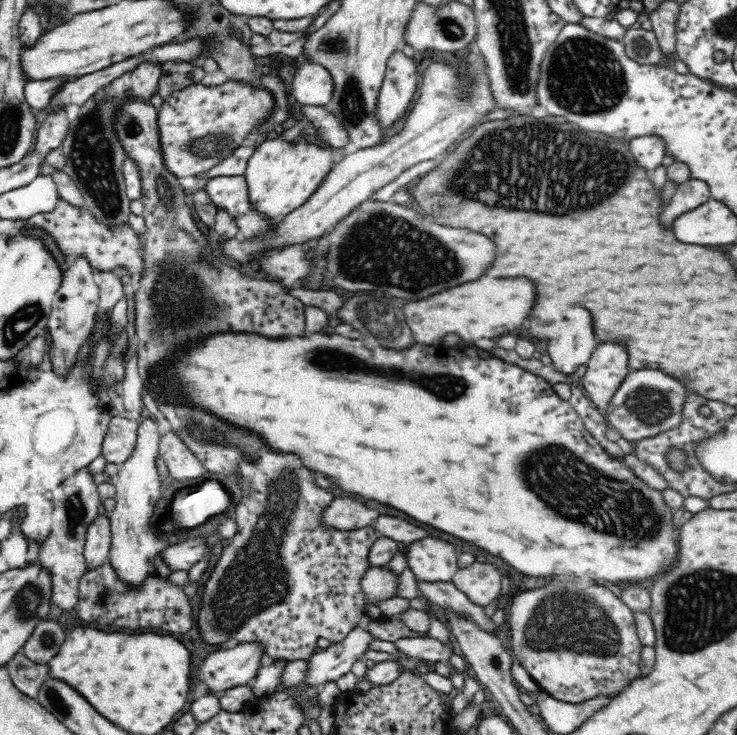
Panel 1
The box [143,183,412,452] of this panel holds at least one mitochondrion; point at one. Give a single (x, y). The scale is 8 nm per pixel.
(180, 300)

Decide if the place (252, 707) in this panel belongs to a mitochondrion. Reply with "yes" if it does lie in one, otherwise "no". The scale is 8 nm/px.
no

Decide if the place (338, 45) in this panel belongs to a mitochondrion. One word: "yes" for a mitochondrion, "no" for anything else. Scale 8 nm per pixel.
yes

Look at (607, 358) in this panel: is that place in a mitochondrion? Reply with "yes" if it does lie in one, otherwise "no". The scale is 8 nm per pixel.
no

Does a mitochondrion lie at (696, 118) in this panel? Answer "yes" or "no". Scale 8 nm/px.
no

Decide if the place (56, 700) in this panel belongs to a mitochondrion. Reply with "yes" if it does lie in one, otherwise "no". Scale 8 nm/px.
yes

